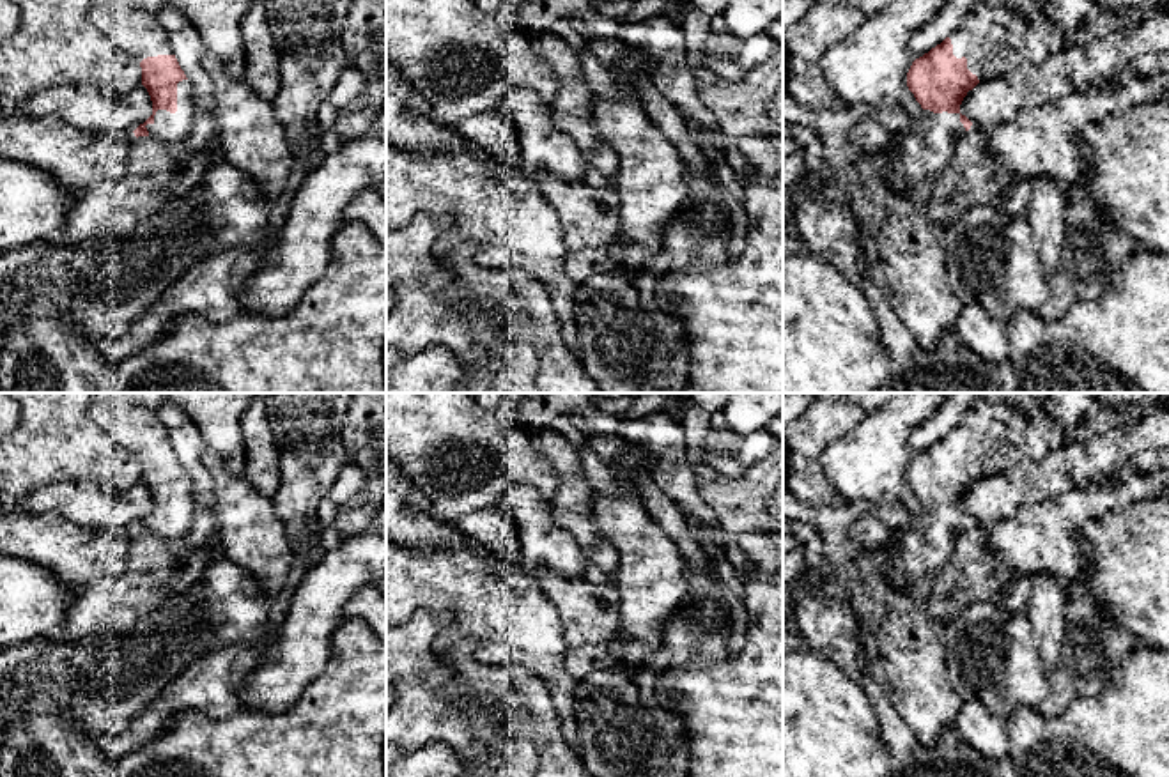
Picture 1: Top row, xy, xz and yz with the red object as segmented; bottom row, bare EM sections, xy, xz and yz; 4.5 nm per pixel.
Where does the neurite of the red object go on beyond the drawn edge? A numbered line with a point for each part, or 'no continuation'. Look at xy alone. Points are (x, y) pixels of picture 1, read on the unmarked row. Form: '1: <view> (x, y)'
1: xy (124, 422)
2: xy (170, 524)

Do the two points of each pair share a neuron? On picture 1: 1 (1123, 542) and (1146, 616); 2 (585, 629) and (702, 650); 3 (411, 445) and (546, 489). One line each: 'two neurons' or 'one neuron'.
1: one neuron
2: two neurons
3: one neuron

